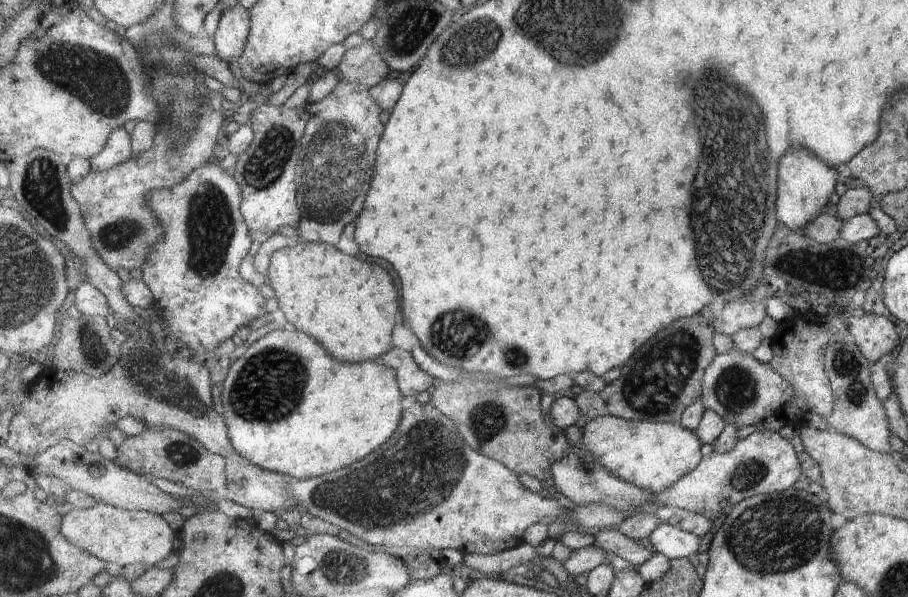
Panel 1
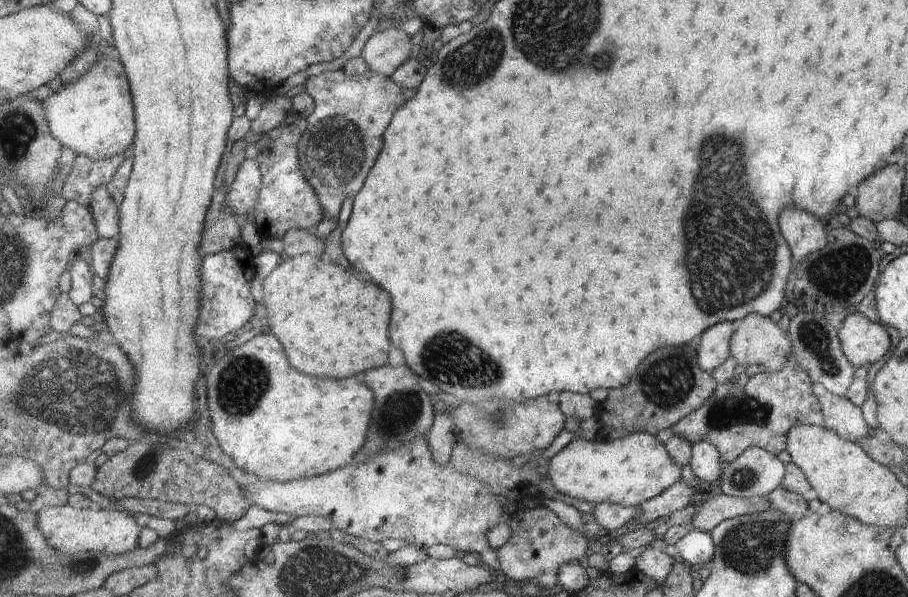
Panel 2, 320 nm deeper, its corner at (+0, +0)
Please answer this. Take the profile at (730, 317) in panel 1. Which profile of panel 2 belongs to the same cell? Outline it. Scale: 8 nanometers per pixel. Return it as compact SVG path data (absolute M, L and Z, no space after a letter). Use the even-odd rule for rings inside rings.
M728 322L717 323L697 337L695 347L698 367L703 372L710 374L714 368L723 364L727 357L730 356L728 353L729 338L732 335L732 326L730 324Z

